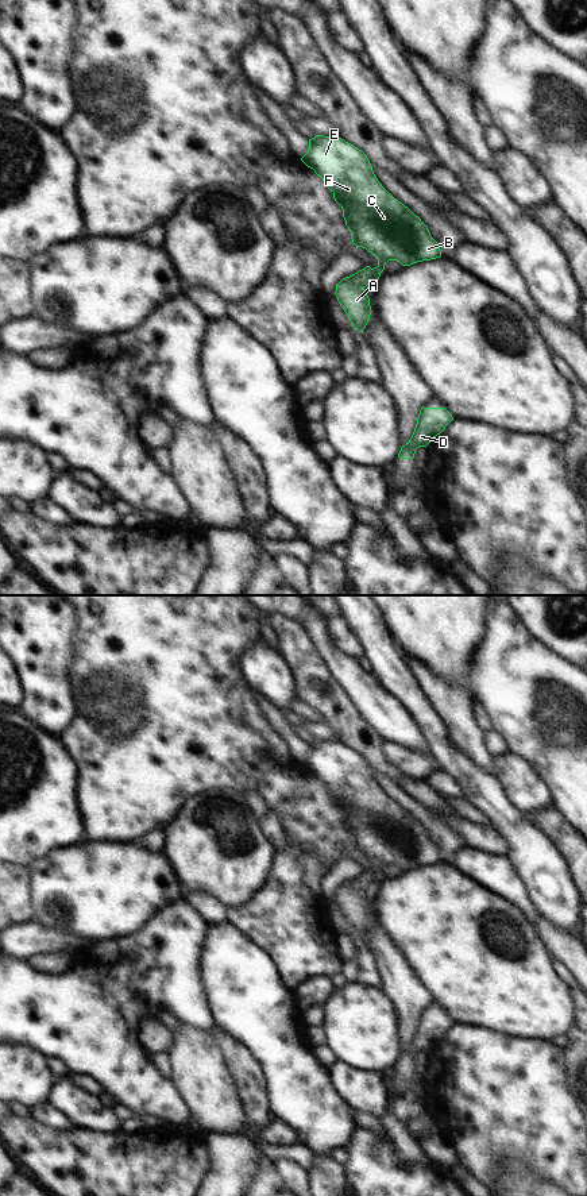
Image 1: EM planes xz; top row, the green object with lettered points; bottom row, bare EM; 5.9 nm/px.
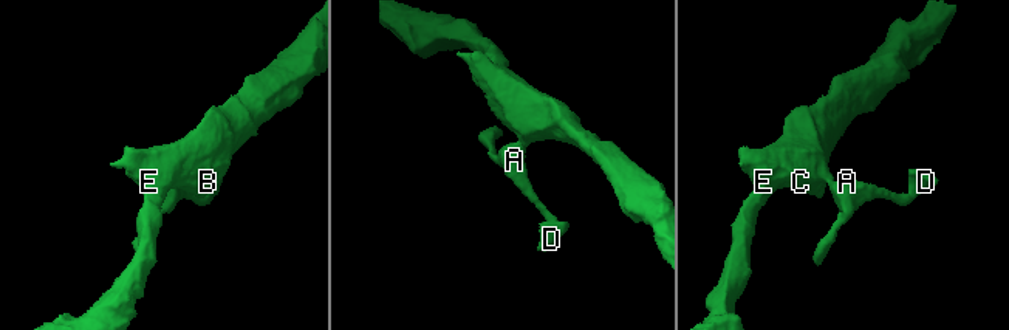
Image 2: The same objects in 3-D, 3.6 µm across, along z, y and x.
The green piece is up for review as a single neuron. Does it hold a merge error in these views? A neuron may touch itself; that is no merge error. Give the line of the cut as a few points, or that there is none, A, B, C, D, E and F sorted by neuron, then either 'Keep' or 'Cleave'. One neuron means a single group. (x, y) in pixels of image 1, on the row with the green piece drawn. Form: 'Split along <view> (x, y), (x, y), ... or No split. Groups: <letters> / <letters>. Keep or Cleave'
Split along xz (371, 269), (377, 280). Groups: A D / B C E F. Cleave.

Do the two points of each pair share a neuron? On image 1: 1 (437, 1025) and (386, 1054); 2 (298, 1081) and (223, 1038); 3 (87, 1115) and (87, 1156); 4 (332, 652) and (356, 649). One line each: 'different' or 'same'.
1: different
2: different
3: different
4: different

